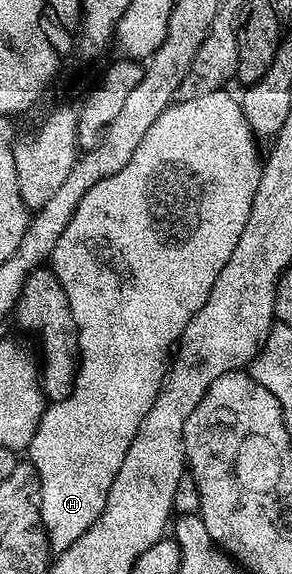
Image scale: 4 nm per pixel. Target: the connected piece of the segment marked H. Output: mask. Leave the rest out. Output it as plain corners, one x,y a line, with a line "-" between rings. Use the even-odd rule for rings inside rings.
220,89
212,94
199,94
197,98
178,100
167,106
166,111
156,120
156,124
148,128
144,140
140,140
140,148
136,148
132,160
123,162
122,167
116,173
100,180
100,184
84,192
84,200
80,200
72,220
68,220
68,228
60,232
60,240
56,240
56,248
49,256
54,275
60,280
66,293
72,326
75,331
78,329
76,346
78,342
78,350
82,353
82,363
78,366
78,379
74,382
74,391
67,398
62,398
51,406
49,403
43,409
42,419
38,421
38,427
28,447
28,461
38,473
38,511
42,517
42,529
46,532
46,540
50,543
51,551
67,550
73,542
80,540
80,536
84,536
84,532
88,532
88,528
92,528
100,512
104,512
104,504
108,500
112,480
120,464
124,464
124,456
140,428
140,420
148,416
148,408
152,408
160,392
162,377
166,375
172,347
181,338
192,316
200,312
204,300
208,300
208,292
212,292
212,284
216,284
216,276
220,276
220,268
228,264
228,256
232,256
232,248
236,248
236,240
240,240
240,232
244,232
244,224
248,224
252,202
262,179
264,162
260,154
258,158
256,135
250,129
248,120
245,119
241,101
226,93
225,89

